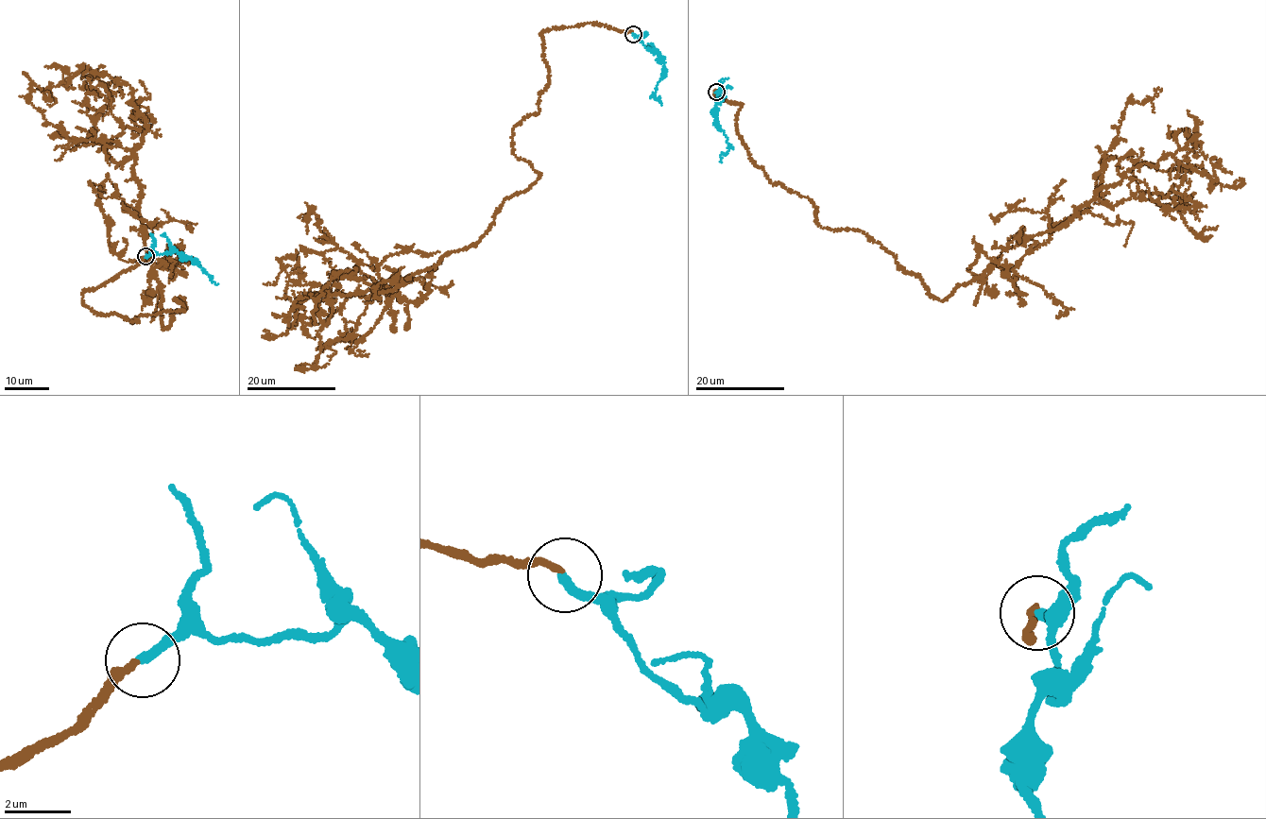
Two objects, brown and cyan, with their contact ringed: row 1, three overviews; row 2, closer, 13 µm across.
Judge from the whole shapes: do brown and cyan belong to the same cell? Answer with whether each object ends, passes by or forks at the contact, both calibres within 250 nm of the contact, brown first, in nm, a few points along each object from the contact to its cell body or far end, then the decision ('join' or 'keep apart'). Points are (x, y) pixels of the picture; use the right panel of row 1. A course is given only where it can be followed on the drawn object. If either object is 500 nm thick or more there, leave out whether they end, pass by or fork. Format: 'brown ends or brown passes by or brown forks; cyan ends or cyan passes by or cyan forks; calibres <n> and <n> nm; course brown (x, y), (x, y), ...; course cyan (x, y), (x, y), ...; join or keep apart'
brown ends; cyan ends; calibres 200 and 280 nm; course brown (716, 92), (772, 183), (942, 300), (1197, 143), (1168, 126); course cyan (716, 92), (718, 102), (713, 107), (715, 119), (728, 145), (721, 155), (721, 162); join

